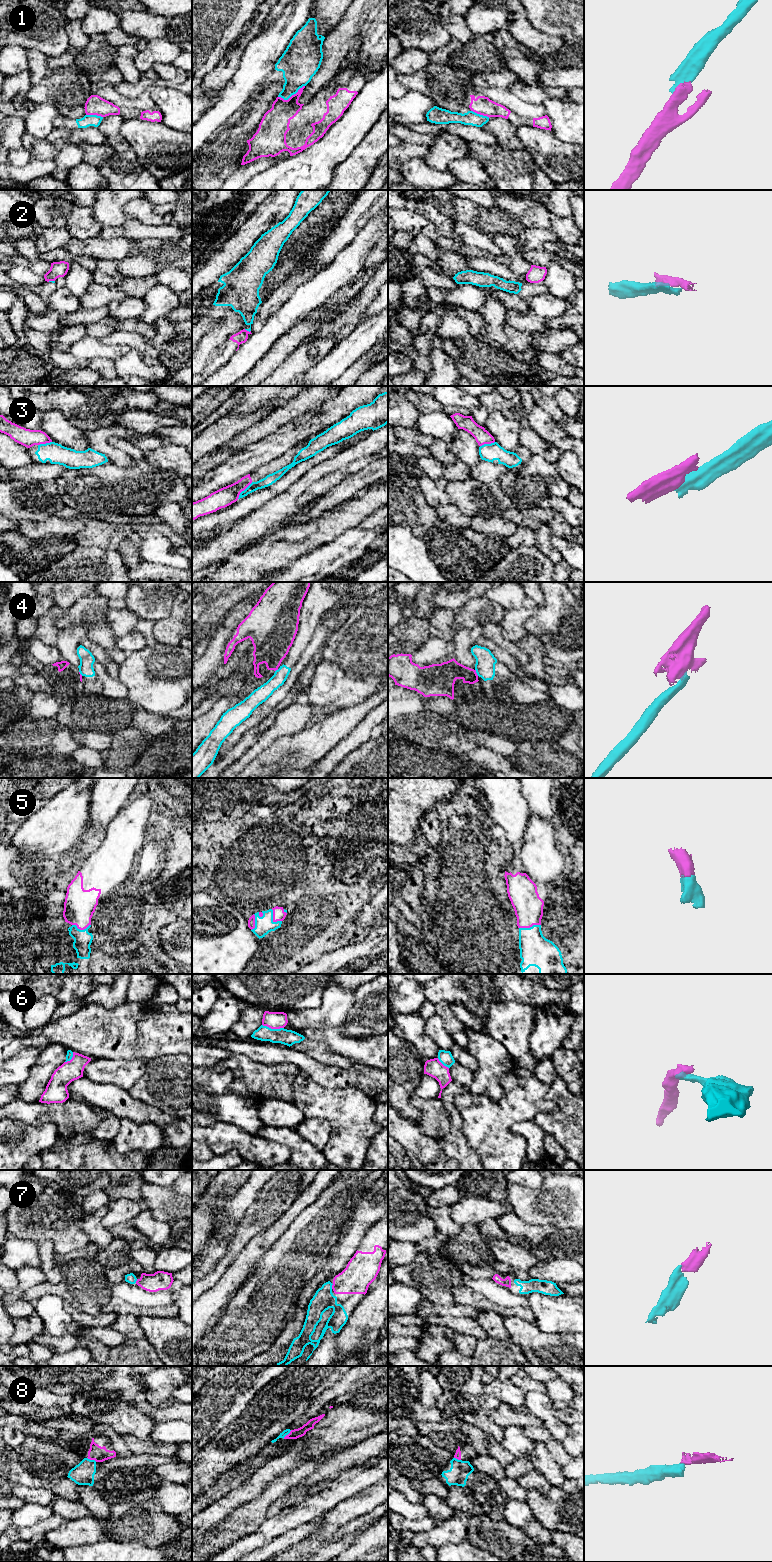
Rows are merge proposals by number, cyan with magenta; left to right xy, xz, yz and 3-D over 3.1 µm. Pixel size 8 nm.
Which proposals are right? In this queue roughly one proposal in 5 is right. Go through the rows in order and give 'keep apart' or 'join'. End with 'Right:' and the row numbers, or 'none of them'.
1: keep apart
2: keep apart
3: keep apart
4: keep apart
5: join
6: join
7: join
8: keep apart
Right: 5, 6, 7

